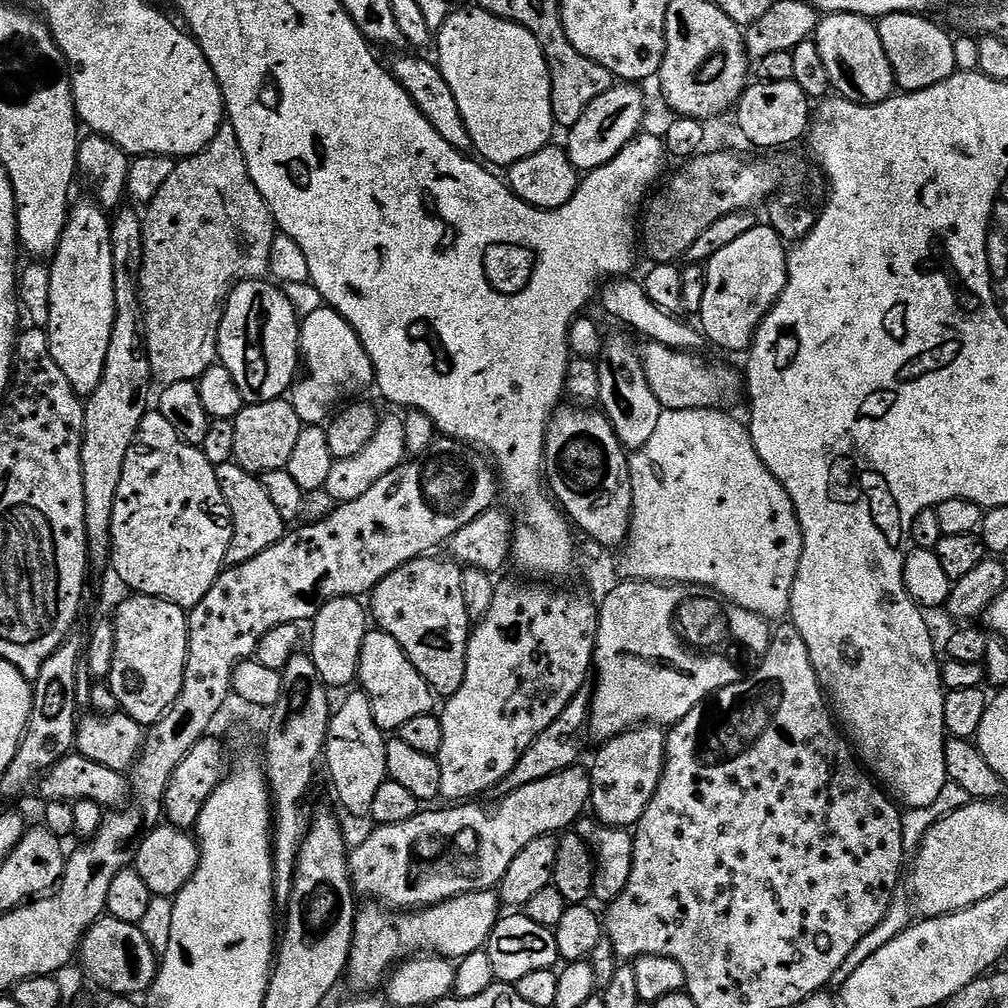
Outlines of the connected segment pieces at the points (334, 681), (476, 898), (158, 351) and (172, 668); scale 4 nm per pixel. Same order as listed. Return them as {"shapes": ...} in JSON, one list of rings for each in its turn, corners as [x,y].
{"shapes":[[[[343,596],[337,600],[326,600],[320,605],[318,614],[312,617],[312,649],[310,655],[316,668],[316,676],[329,689],[344,688],[355,681],[360,667],[360,647],[364,635],[370,631],[370,616],[360,605],[359,599]]],[[[489,890],[486,892],[471,892],[470,894],[462,894],[461,896],[455,896],[454,898],[450,898],[449,900],[444,900],[440,904],[434,904],[431,906],[425,906],[419,910],[385,910],[380,906],[372,906],[376,908],[364,908],[361,907],[356,914],[356,928],[352,931],[352,949],[350,950],[350,954],[348,955],[348,967],[346,969],[346,984],[348,980],[348,984],[353,988],[353,993],[356,994],[368,994],[373,990],[372,988],[376,988],[385,983],[386,977],[393,971],[394,966],[399,965],[401,962],[409,959],[415,958],[421,954],[431,954],[433,956],[442,956],[453,962],[459,961],[461,958],[465,956],[469,956],[470,954],[474,954],[475,952],[481,951],[488,943],[488,935],[492,933],[494,930],[494,926],[496,925],[498,919],[498,911],[496,912],[496,904],[498,905],[498,896],[495,891]]],[[[220,125],[218,134],[196,156],[185,156],[162,182],[162,190],[146,206],[142,216],[144,229],[143,267],[138,296],[142,301],[142,340],[146,345],[148,367],[153,381],[160,386],[199,381],[201,374],[218,360],[220,323],[228,293],[245,280],[263,280],[269,275],[274,245],[274,221],[263,198],[258,194],[238,146],[232,125]]],[[[132,594],[127,600],[120,601],[120,607],[115,609],[114,616],[114,658],[106,683],[111,688],[114,698],[118,698],[123,715],[129,716],[141,726],[157,724],[172,709],[172,704],[182,690],[188,661],[188,612],[174,602],[157,596]]]]}

